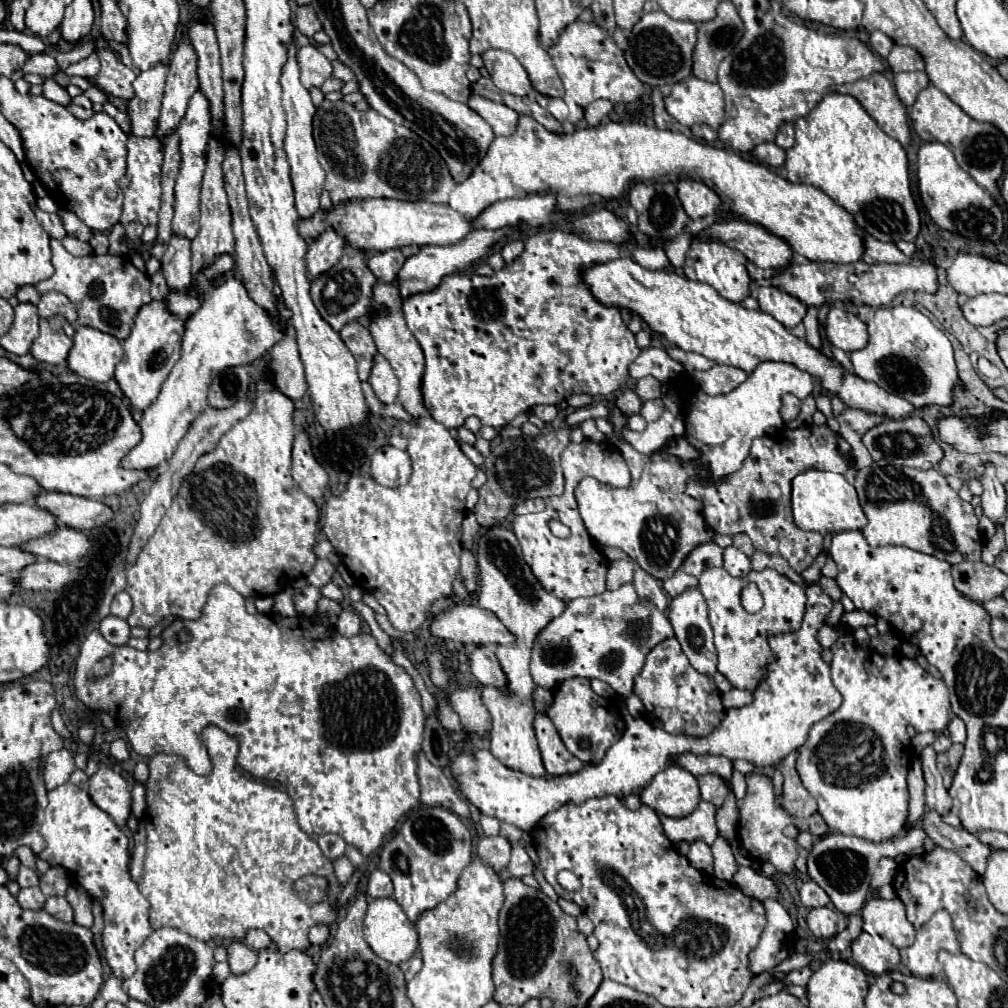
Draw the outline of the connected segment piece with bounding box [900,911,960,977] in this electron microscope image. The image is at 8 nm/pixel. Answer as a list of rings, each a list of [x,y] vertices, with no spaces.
[[[948,911],[934,913],[934,917],[918,929],[914,945],[902,949],[900,957],[902,963],[912,971],[912,975],[936,977],[942,973],[942,965],[938,963],[940,949],[960,953],[960,945]]]

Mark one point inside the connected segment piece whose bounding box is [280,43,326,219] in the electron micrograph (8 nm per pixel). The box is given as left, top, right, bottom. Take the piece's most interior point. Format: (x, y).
(307, 174)

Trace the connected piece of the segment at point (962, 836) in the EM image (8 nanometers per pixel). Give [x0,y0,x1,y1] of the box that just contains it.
[922,811,990,875]

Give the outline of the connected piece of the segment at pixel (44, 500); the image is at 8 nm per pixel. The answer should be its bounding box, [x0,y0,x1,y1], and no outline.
[34,491,114,531]

